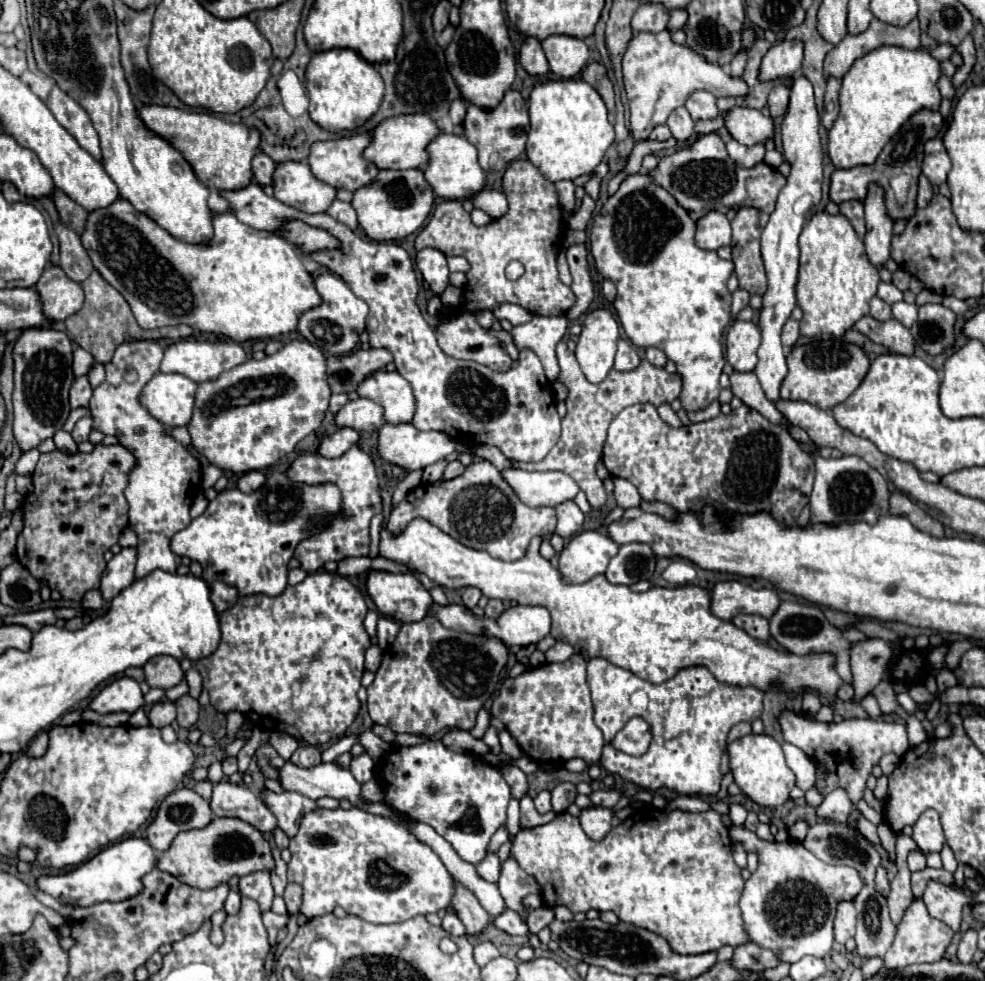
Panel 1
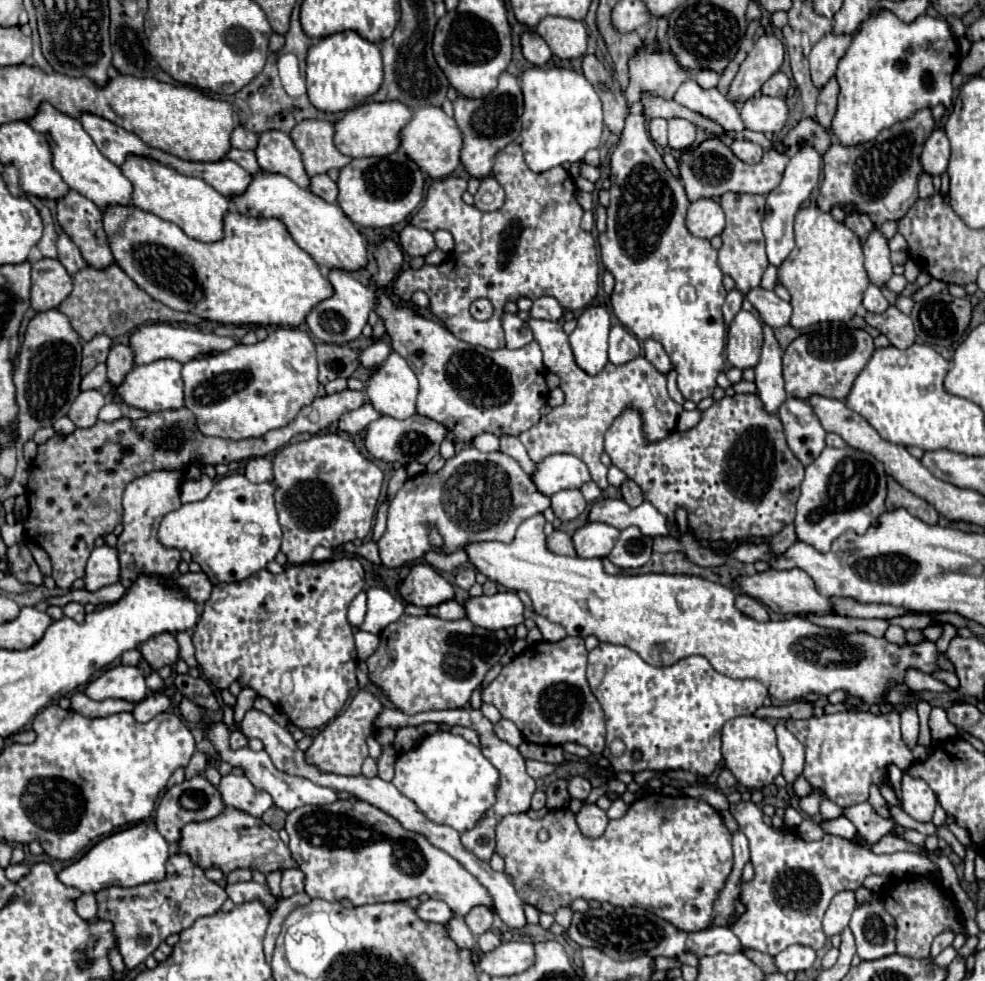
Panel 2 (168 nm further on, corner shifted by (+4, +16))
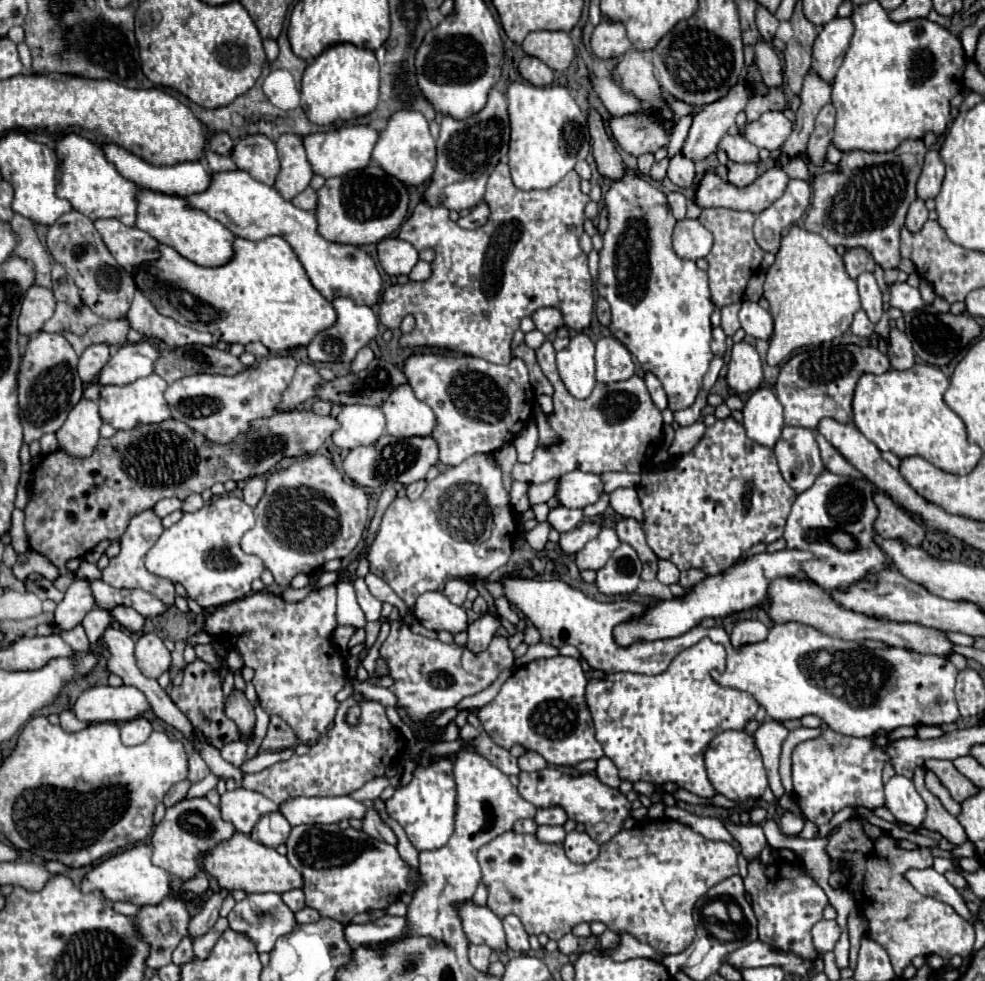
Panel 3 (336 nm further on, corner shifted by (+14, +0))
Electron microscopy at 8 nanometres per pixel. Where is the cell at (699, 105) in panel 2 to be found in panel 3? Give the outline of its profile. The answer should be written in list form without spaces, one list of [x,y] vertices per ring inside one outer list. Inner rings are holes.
[[[724,134],[720,140],[720,148],[726,150],[732,162],[758,162],[758,148],[740,134]]]

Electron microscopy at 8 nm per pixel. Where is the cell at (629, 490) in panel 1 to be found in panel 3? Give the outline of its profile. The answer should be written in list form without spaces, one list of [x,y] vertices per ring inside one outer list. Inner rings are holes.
[[[622,518],[616,524],[616,534],[618,534],[620,542],[630,544],[638,552],[638,556],[640,556],[640,560],[644,564],[644,570],[642,570],[642,576],[640,578],[642,580],[654,580],[656,578],[656,570],[658,570],[658,566],[656,566],[656,560],[658,558],[650,550],[650,546],[646,544],[646,536],[642,532],[640,522],[634,520],[634,518]]]

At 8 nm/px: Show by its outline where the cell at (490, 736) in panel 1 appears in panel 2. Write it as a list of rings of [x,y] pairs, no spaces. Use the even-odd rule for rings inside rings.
[[[500,720],[494,726],[494,730],[496,730],[496,736],[500,736],[500,740],[504,740],[504,742],[508,742],[512,746],[520,746],[522,740],[524,740],[518,726],[514,722],[510,722],[510,720]]]

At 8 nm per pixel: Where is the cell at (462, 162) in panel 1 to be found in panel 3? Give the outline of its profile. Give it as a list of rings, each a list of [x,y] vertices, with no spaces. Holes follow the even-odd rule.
[[[398,112],[388,120],[388,126],[380,132],[378,144],[374,146],[372,160],[390,172],[390,176],[402,180],[408,186],[420,186],[430,182],[436,166],[436,140],[428,130],[428,122],[420,112]]]

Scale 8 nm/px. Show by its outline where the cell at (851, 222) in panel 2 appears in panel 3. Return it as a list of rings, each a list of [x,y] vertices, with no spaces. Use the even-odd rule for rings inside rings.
[[[848,248],[844,254],[844,264],[852,278],[858,278],[858,274],[864,270],[874,270],[874,258],[866,248]]]

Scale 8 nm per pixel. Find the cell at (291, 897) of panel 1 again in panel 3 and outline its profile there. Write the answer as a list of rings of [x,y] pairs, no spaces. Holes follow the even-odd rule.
[[[288,890],[288,892],[280,894],[280,896],[282,896],[284,904],[286,904],[292,912],[304,908],[304,894],[302,894],[302,890]]]

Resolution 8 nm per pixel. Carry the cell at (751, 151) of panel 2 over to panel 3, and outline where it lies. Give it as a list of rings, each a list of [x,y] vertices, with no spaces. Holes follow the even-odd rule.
[[[738,162],[728,164],[728,180],[736,186],[746,186],[754,182],[756,176],[758,176],[756,164],[738,164]]]

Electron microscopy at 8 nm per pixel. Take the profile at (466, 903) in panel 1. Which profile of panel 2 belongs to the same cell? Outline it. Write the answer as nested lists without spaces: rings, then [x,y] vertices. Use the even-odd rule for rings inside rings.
[[[478,906],[470,914],[466,914],[466,924],[470,926],[474,936],[482,936],[492,926],[492,912],[484,906]]]

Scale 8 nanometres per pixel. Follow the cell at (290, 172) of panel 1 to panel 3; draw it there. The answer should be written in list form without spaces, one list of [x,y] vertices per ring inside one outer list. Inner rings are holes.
[[[244,136],[230,156],[238,170],[248,172],[252,178],[274,186],[278,172],[280,172],[280,160],[276,154],[276,144],[268,140],[266,136]]]

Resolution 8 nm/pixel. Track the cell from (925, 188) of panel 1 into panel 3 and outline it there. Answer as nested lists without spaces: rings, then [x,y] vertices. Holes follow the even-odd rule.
[[[916,198],[910,208],[908,208],[908,216],[906,216],[906,228],[910,232],[918,232],[922,228],[922,224],[928,220],[928,208],[924,204],[922,198]]]

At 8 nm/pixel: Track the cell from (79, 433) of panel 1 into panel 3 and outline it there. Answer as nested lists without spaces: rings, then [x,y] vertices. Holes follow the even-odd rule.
[[[82,398],[68,414],[62,428],[56,432],[58,444],[70,456],[82,458],[90,456],[98,444],[98,430],[102,426],[102,418],[98,414],[98,404]]]

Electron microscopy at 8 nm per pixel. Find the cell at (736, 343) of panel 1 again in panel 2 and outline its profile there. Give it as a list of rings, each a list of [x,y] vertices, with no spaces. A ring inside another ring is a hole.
[[[746,310],[738,312],[732,326],[728,328],[728,362],[740,370],[754,368],[760,360],[762,342],[762,322]]]

